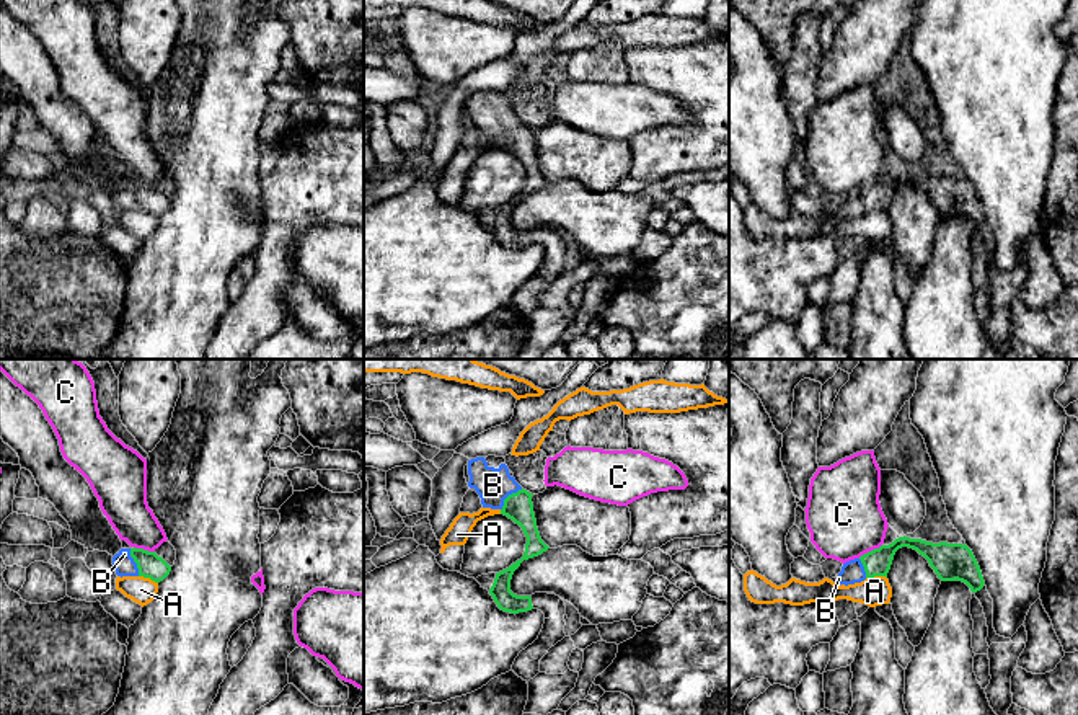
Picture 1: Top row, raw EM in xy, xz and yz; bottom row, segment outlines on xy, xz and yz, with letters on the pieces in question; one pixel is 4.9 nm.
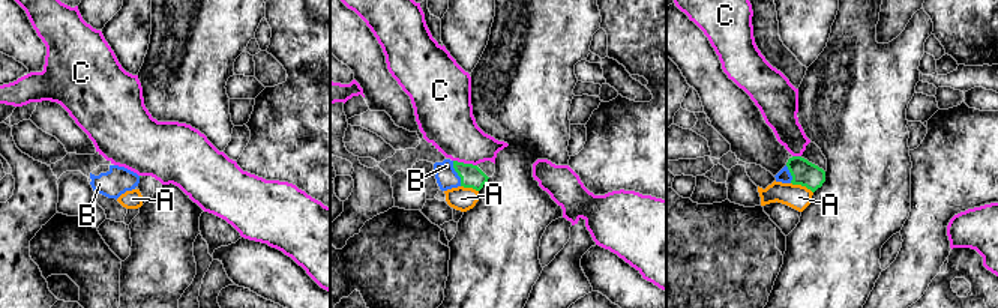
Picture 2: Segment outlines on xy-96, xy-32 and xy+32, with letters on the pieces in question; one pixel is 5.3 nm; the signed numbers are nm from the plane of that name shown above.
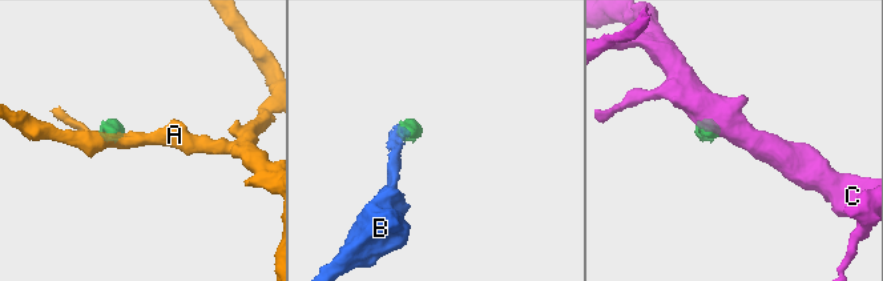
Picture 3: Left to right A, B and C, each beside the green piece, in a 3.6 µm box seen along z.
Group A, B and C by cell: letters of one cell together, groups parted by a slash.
A / B / C

